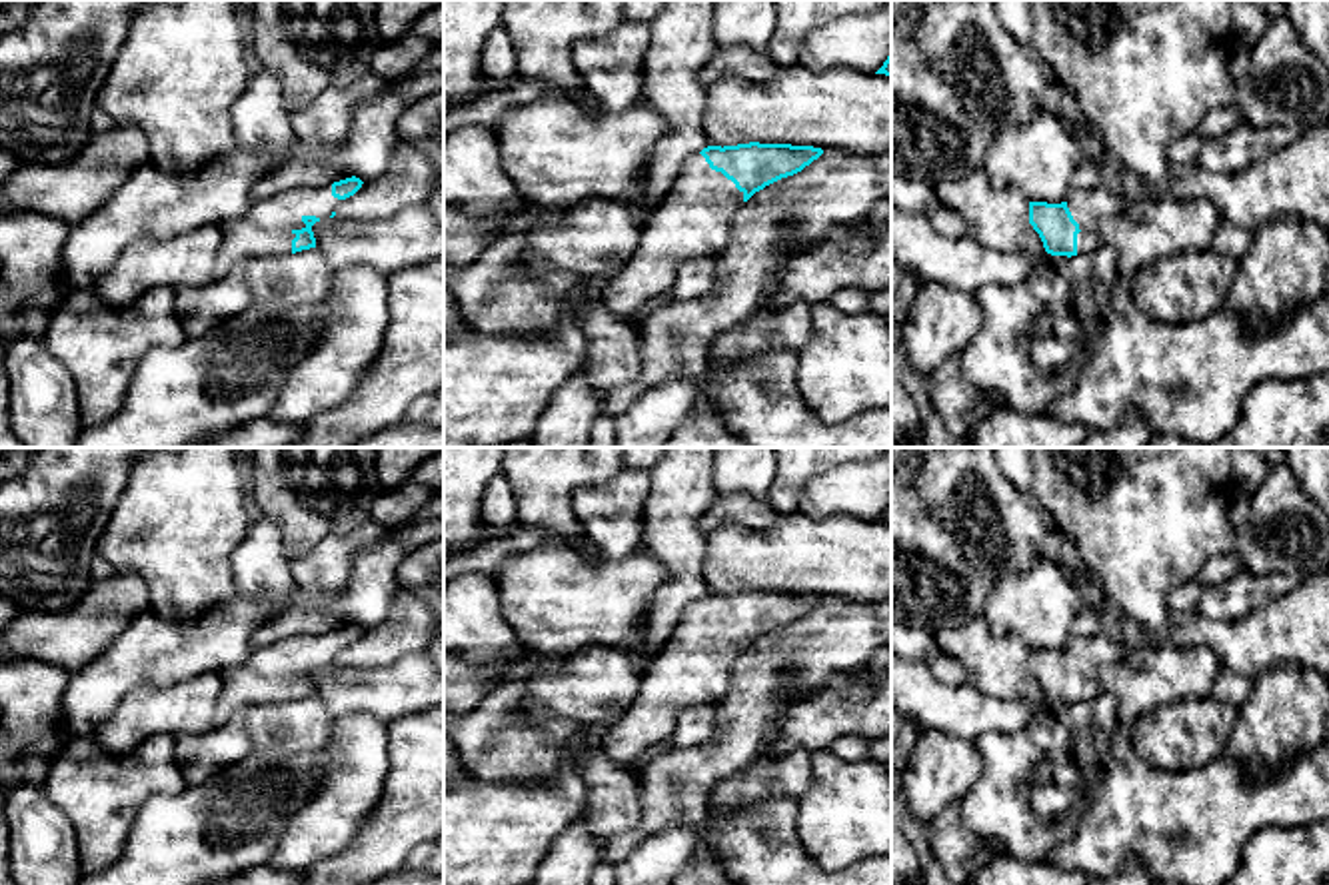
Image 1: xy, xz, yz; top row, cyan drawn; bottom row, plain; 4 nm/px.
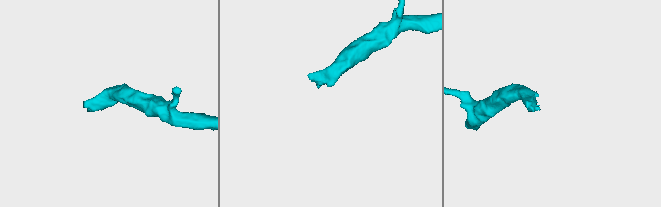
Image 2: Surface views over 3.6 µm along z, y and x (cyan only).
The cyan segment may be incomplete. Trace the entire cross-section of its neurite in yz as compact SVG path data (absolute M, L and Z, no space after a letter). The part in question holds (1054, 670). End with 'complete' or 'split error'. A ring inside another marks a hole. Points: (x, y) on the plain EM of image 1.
M1099 631L1091 637L1071 637L1061 651L1029 649L1029 671L1051 703L1093 701L1103 693L1099 669L1125 659L1129 651Z; split error

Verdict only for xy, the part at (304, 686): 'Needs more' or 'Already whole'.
Needs more

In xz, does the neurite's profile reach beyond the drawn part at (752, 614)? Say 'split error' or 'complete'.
split error

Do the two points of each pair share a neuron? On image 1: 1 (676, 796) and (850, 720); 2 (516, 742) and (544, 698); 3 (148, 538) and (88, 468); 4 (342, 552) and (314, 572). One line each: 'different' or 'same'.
1: different
2: different
3: different
4: same

